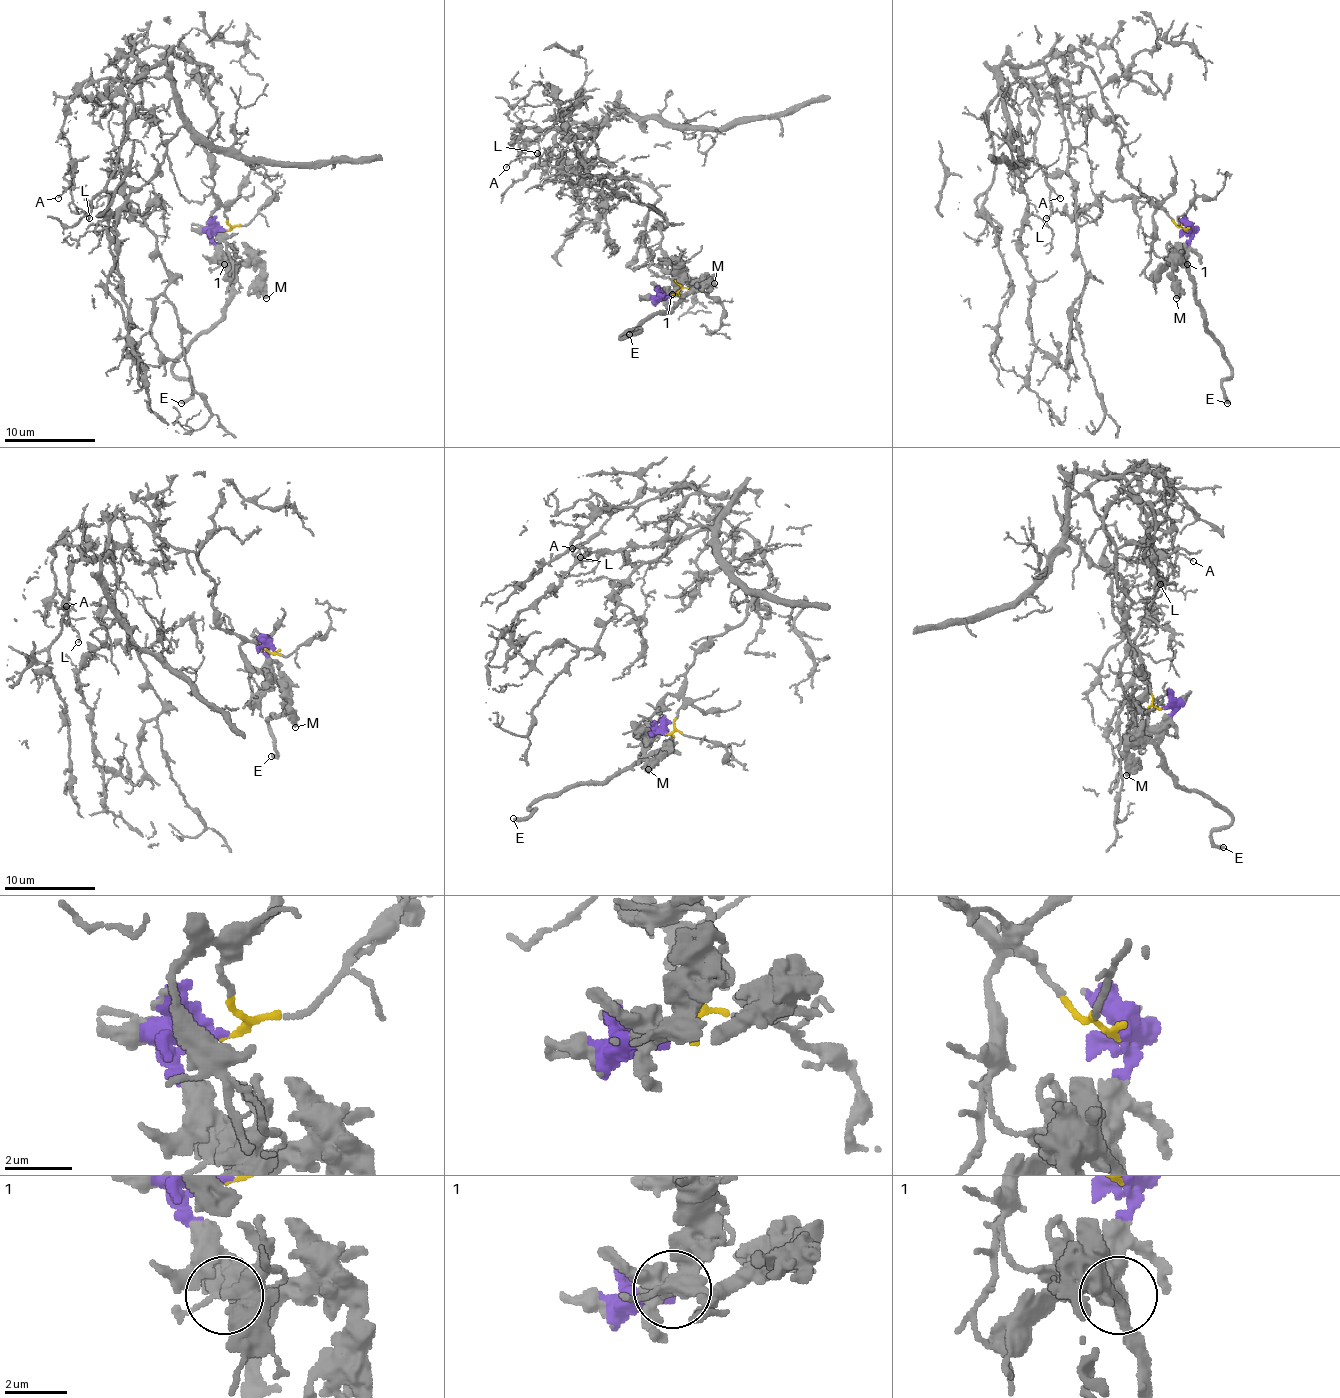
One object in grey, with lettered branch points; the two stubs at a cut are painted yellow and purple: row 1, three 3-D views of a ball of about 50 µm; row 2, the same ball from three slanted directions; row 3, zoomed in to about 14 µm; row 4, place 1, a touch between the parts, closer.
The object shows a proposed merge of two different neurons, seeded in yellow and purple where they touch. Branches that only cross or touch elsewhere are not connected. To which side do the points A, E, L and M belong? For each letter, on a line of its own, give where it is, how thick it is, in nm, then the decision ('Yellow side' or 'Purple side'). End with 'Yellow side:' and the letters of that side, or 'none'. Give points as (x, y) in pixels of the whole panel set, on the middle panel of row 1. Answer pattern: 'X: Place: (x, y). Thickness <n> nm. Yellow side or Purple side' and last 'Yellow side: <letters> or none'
A: Place: (506, 167). Thickness 110 nm. Yellow side
E: Place: (629, 334). Thickness 320 nm. Purple side
L: Place: (537, 153). Thickness 150 nm. Yellow side
M: Place: (714, 283). Thickness 380 nm. Purple side
Yellow side: A, L

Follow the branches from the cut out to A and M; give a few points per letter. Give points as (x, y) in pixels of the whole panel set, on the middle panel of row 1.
A: (672, 294), (658, 195), (573, 163), (596, 125), (516, 136), (505, 168)
M: (672, 294), (694, 291), (706, 280), (715, 282)

